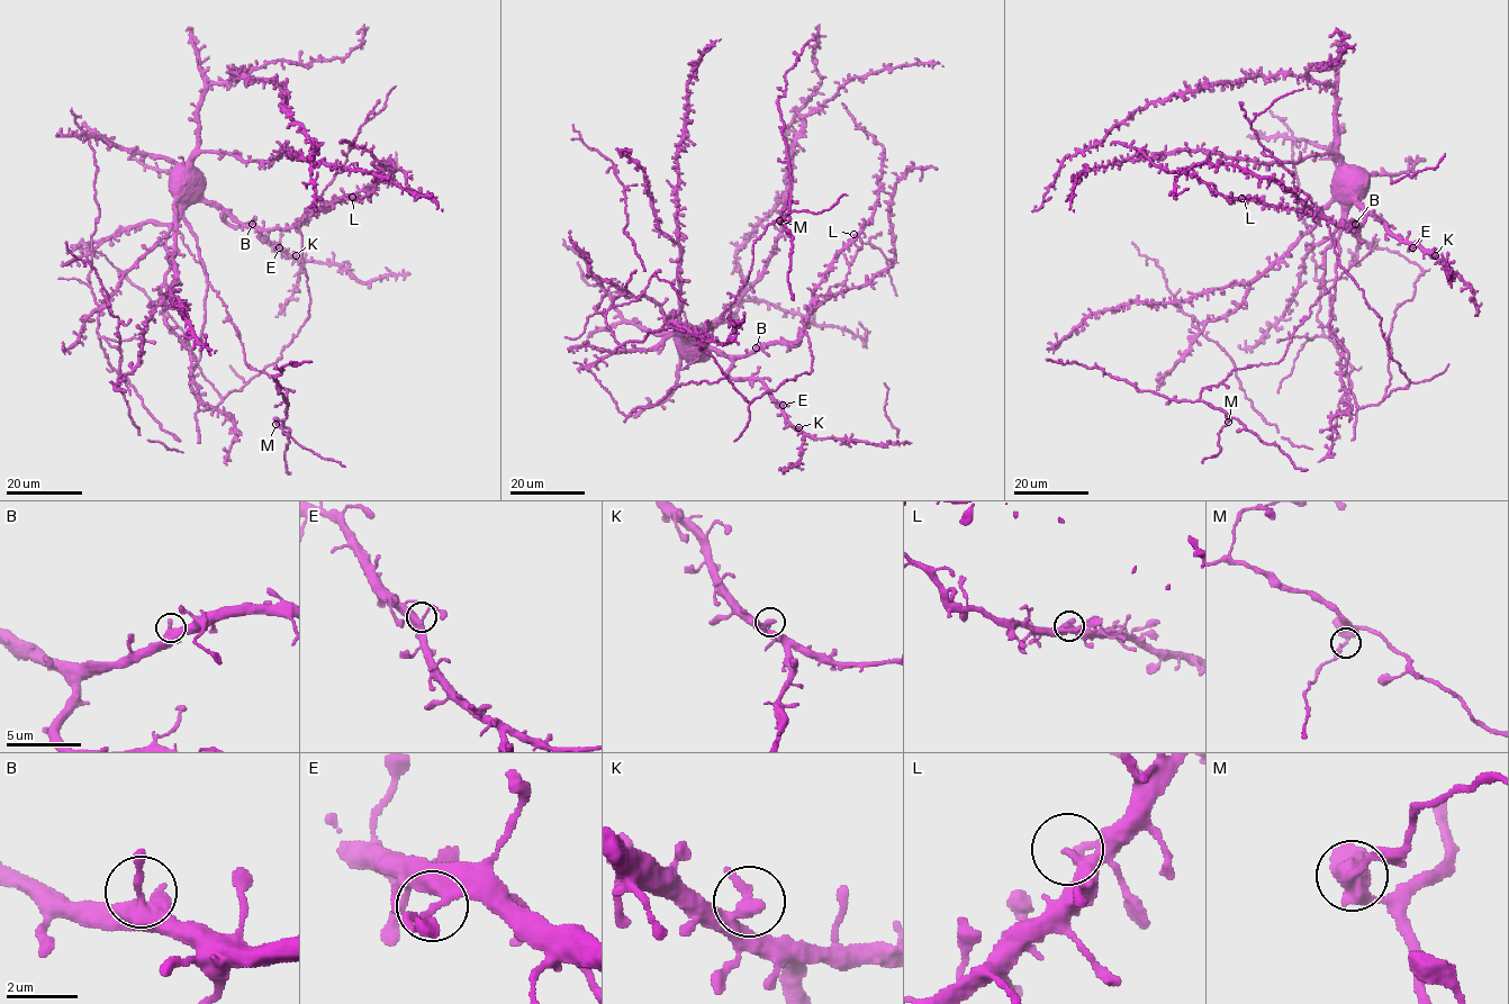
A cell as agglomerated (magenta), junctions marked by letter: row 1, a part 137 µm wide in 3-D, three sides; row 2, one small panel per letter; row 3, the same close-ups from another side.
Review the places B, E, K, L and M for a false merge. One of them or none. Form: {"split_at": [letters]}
{"split_at": ["M"]}

